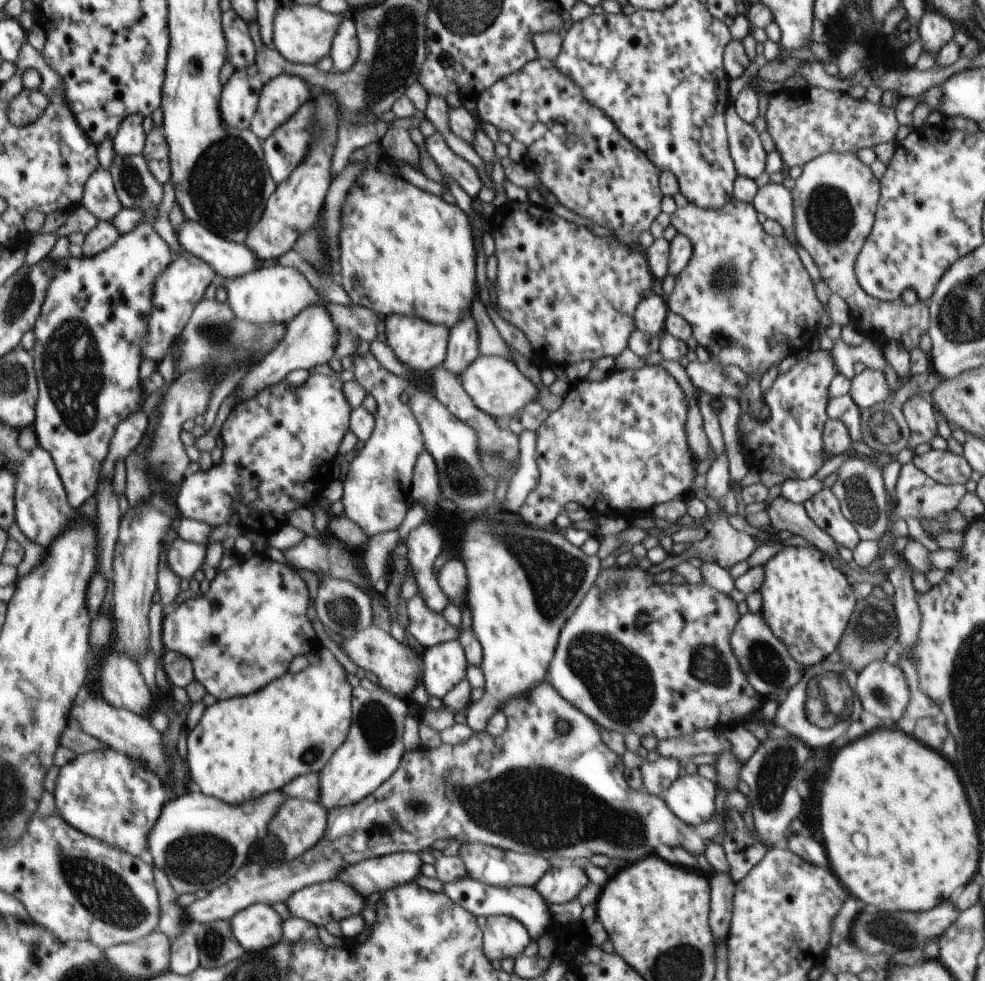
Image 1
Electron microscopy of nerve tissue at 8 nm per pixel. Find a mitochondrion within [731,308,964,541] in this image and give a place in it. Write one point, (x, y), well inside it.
(860, 500)

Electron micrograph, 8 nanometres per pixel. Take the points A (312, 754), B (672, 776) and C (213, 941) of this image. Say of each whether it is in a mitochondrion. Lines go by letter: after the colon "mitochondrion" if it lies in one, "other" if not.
A: mitochondrion
B: other
C: mitochondrion

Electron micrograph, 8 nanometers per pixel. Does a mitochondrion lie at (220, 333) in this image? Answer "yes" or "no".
yes

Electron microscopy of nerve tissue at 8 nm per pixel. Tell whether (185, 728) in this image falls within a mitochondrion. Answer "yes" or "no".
no

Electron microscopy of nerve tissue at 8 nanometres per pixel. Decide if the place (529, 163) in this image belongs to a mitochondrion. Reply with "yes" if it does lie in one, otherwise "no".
no

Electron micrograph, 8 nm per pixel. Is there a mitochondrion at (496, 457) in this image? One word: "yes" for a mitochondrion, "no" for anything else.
yes

